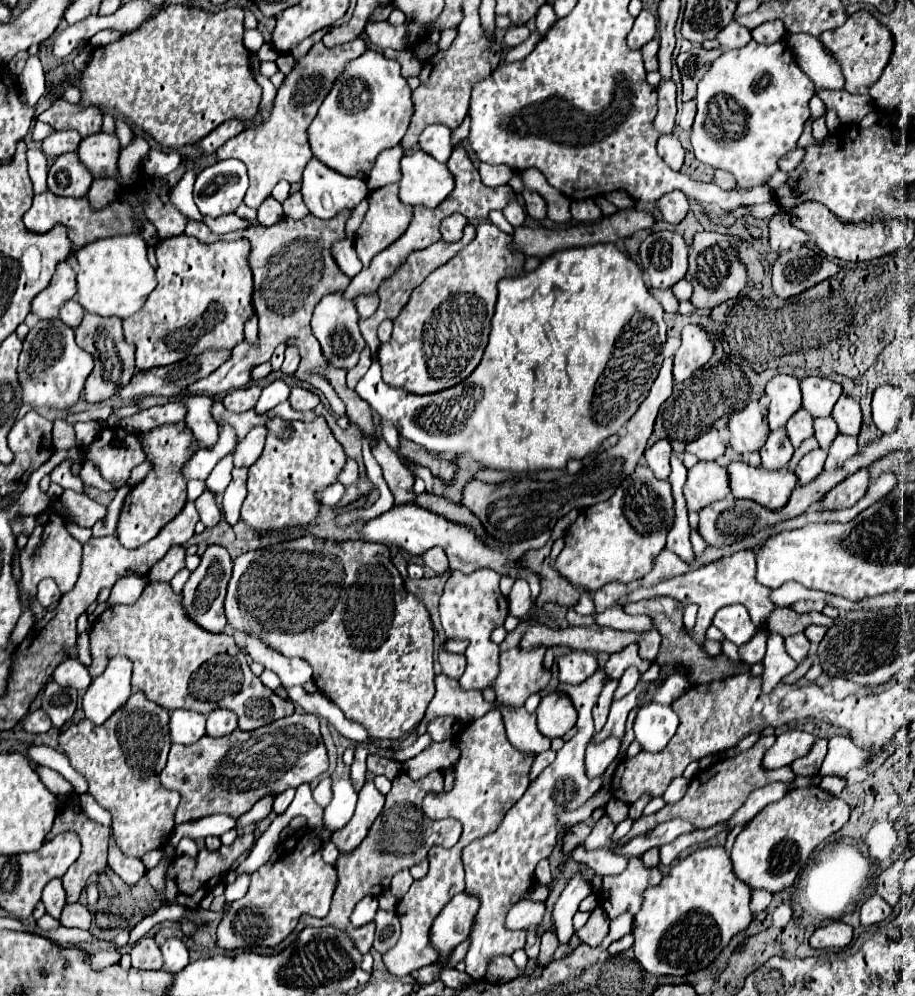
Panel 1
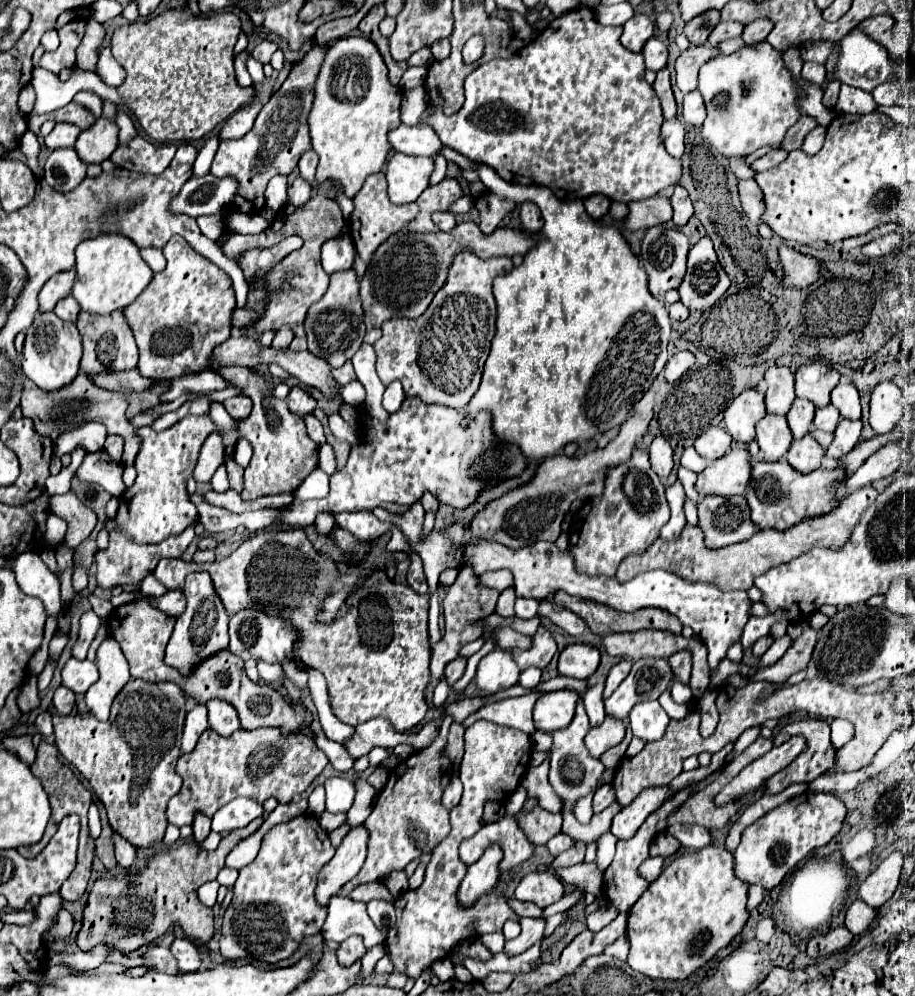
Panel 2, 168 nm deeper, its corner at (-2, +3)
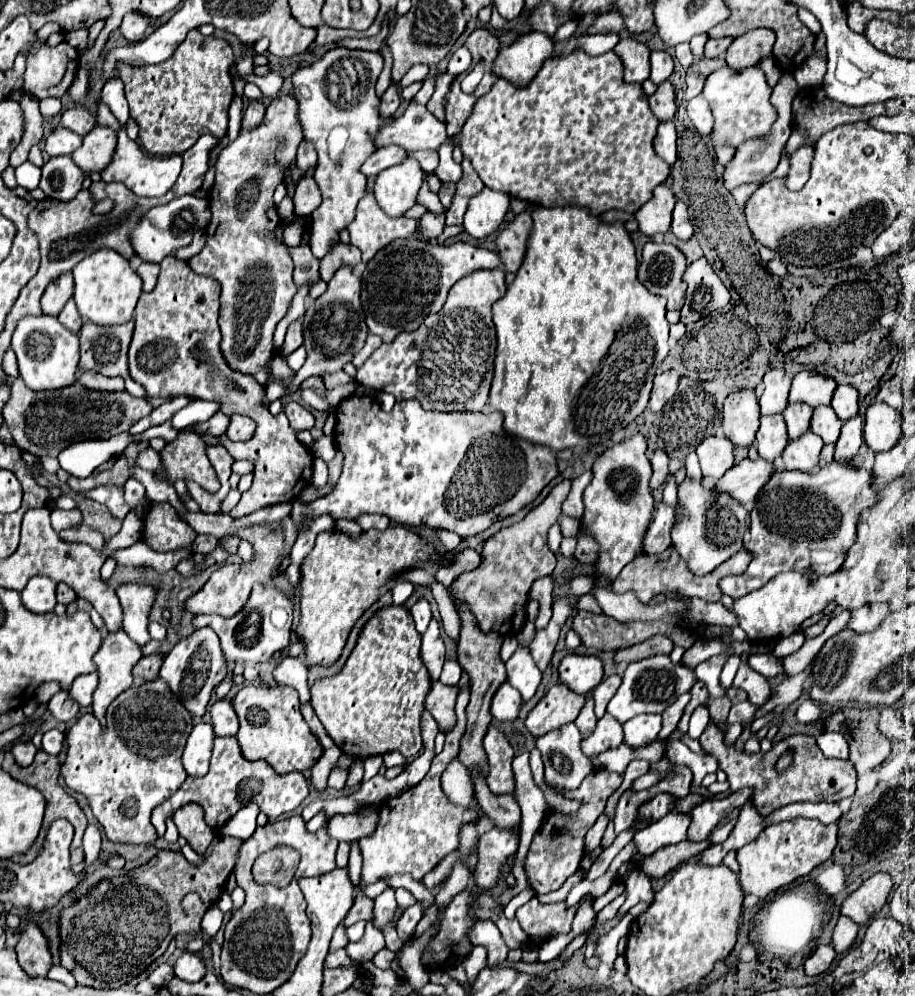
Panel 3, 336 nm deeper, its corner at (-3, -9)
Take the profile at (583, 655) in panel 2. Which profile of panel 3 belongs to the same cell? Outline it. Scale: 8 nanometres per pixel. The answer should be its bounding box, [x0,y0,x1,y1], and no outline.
[559,655,603,695]

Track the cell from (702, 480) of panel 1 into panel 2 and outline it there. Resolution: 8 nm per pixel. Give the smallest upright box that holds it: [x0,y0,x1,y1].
[696,447,750,499]

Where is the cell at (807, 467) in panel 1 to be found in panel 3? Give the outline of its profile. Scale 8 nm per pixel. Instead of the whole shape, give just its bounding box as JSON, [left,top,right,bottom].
[783,431,823,471]

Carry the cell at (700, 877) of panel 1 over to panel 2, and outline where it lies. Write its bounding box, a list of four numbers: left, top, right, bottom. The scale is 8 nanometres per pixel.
[628,845,748,979]

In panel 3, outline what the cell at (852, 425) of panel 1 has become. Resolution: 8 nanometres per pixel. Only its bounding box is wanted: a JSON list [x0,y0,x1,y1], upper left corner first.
[831,385,857,421]

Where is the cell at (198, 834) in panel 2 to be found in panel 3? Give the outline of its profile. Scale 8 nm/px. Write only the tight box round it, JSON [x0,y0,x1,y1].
[173,803,215,853]

